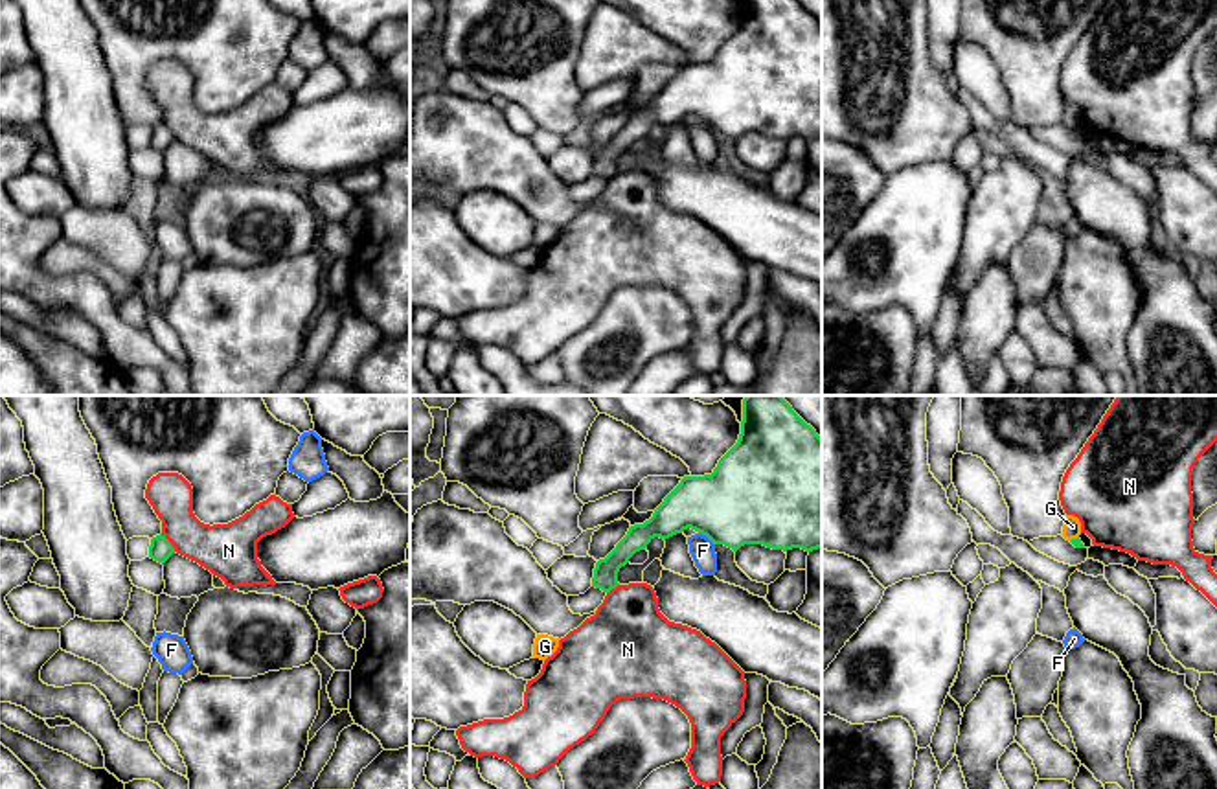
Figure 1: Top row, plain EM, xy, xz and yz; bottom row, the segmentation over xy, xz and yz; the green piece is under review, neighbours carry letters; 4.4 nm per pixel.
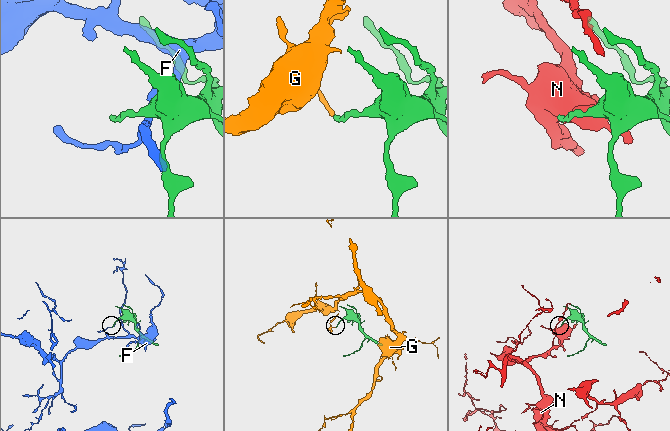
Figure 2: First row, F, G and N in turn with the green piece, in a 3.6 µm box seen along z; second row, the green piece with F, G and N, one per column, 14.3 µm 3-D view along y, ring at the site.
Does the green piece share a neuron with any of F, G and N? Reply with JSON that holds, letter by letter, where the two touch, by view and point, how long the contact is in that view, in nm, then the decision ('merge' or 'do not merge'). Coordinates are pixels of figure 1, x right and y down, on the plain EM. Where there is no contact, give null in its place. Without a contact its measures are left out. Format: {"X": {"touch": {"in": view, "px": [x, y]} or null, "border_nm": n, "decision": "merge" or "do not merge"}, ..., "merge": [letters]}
{"F": {"touch": {"in": "xz", "px": [706, 124]}, "border_nm": 90, "decision": "do not merge"}, "G": {"touch": {"in": "yz", "px": [1074, 127]}, "border_nm": 50, "decision": "do not merge"}, "N": {"touch": {"in": "xy", "px": [170, 131]}, "border_nm": 100, "decision": "do not merge"}, "merge": []}

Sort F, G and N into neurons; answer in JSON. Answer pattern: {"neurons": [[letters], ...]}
{"neurons": [["F"], ["G"], ["N"]]}

